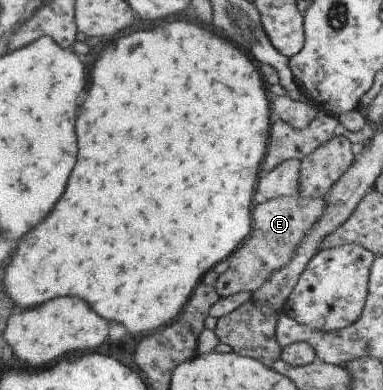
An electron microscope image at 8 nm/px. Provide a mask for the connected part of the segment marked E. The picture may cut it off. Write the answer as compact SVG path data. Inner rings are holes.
M276 197L254 207L256 232L252 240L246 240L234 256L228 258L229 267L219 275L214 286L221 298L259 289L264 280L279 268L285 267L296 255L297 248L304 243L305 236L322 220L327 202L322 198ZM258 240L258 242L256 242Z

